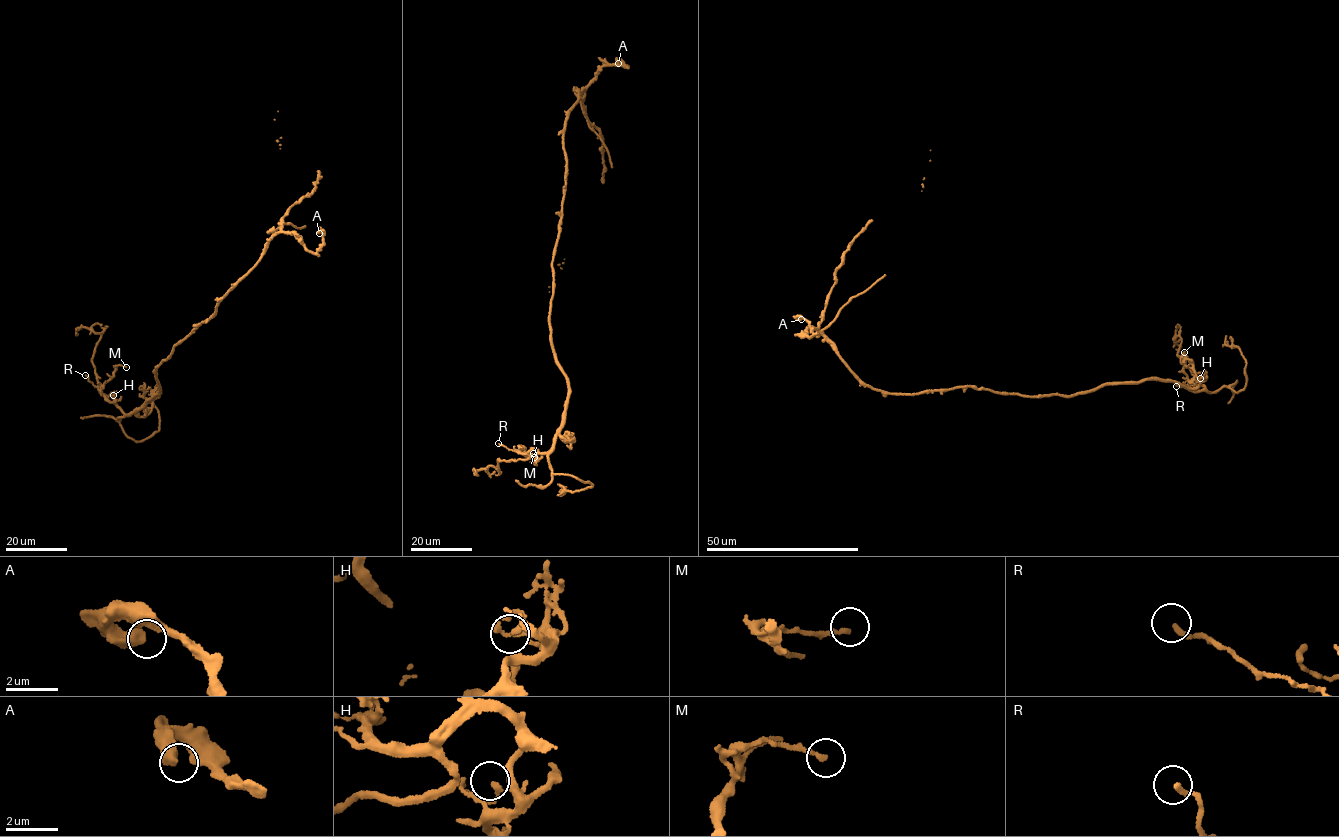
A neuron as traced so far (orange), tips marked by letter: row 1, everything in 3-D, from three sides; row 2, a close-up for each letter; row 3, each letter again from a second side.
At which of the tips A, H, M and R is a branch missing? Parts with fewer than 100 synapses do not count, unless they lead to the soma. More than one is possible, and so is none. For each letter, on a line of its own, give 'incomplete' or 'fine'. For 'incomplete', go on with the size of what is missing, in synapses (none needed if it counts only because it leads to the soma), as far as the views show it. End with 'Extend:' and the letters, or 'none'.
A: fine
H: fine
M: fine
R: fine
Extend: none

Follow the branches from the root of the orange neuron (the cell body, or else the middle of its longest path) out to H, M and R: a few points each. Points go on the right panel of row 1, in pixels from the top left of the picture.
H: (951, 388), (1068, 397), (1104, 385), (1153, 379), (1199, 391), (1204, 387), (1200, 381), (1205, 379), (1200, 378)
M: (951, 388), (1068, 397), (1104, 385), (1153, 379), (1199, 391), (1204, 387), (1196, 388), (1183, 370), (1184, 352)
R: (951, 388), (1040, 397), (1147, 379), (1198, 391), (1204, 387), (1176, 386)

